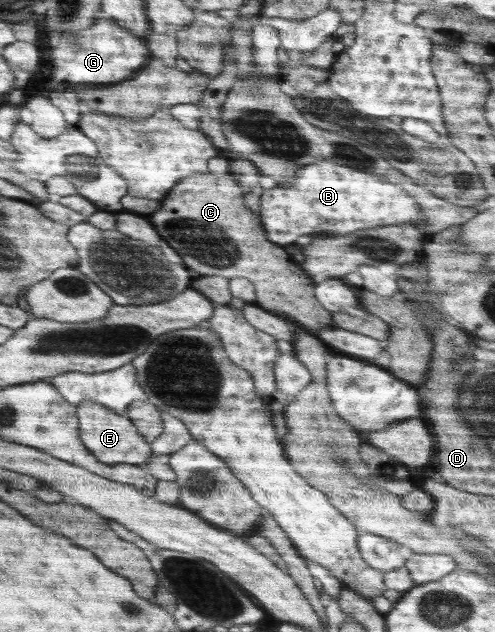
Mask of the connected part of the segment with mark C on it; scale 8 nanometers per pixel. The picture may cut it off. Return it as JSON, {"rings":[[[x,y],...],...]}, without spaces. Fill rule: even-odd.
{"rings":[[[205,173],[181,179],[181,183],[177,183],[161,201],[161,209],[151,215],[151,223],[161,239],[165,239],[167,245],[181,255],[189,271],[199,273],[196,276],[247,277],[253,285],[257,285],[255,304],[260,308],[278,316],[285,315],[283,319],[299,324],[314,336],[324,327],[333,327],[330,312],[319,300],[315,301],[314,281],[299,269],[289,253],[267,241],[261,221],[243,205],[243,191],[231,177]],[[279,287],[295,295],[279,295]]]}

